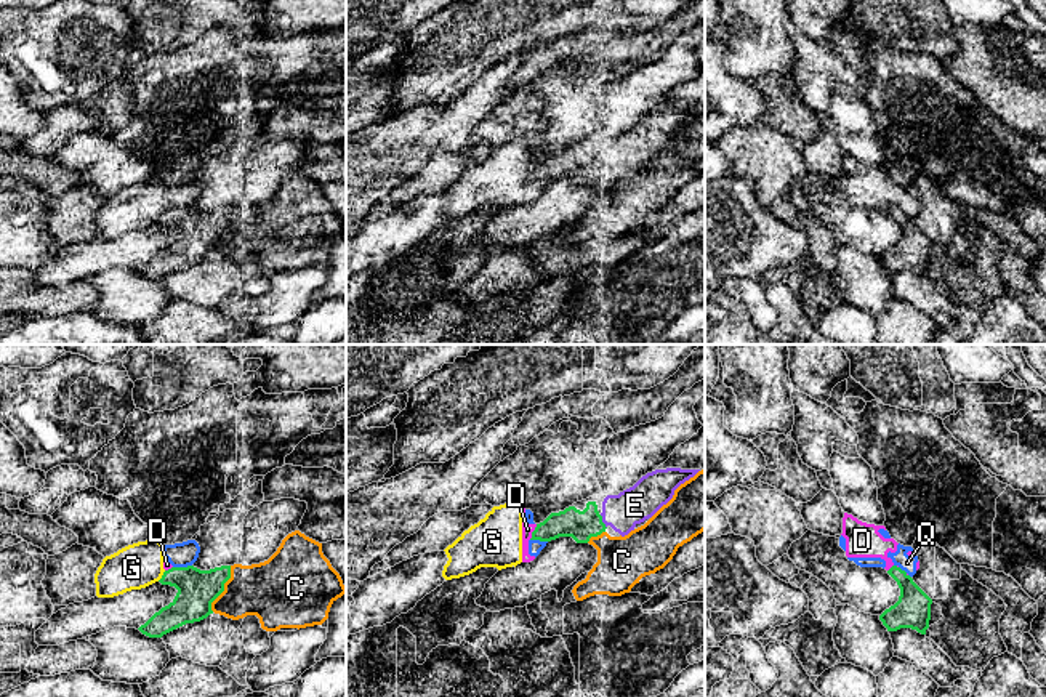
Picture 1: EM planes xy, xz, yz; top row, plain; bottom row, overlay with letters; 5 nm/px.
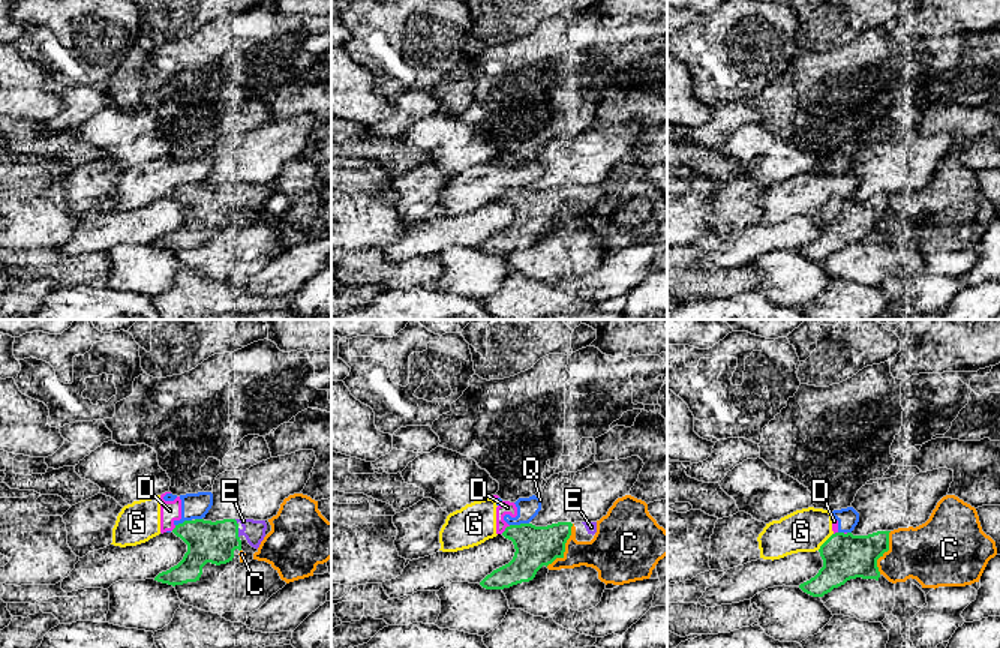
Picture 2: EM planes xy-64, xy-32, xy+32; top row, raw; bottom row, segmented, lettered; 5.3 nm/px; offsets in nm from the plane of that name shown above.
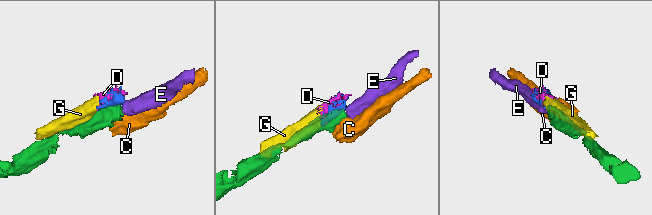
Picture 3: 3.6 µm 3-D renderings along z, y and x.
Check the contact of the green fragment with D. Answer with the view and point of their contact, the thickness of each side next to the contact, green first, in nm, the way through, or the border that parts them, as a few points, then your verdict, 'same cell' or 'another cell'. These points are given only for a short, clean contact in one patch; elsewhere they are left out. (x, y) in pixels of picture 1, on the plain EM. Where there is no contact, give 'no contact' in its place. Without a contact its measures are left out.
xz (532, 173) | 150/60 nm | along xz (537, 165), (529, 180) | another cell

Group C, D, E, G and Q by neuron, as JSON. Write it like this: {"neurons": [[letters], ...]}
{"neurons": [["C"], ["D", "G", "Q"], ["E"]]}

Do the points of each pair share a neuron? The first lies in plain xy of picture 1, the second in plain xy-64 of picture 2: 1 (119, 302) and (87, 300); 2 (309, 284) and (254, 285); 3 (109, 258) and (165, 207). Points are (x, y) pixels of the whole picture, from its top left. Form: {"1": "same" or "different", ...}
{"1": "different", "2": "same", "3": "same"}

